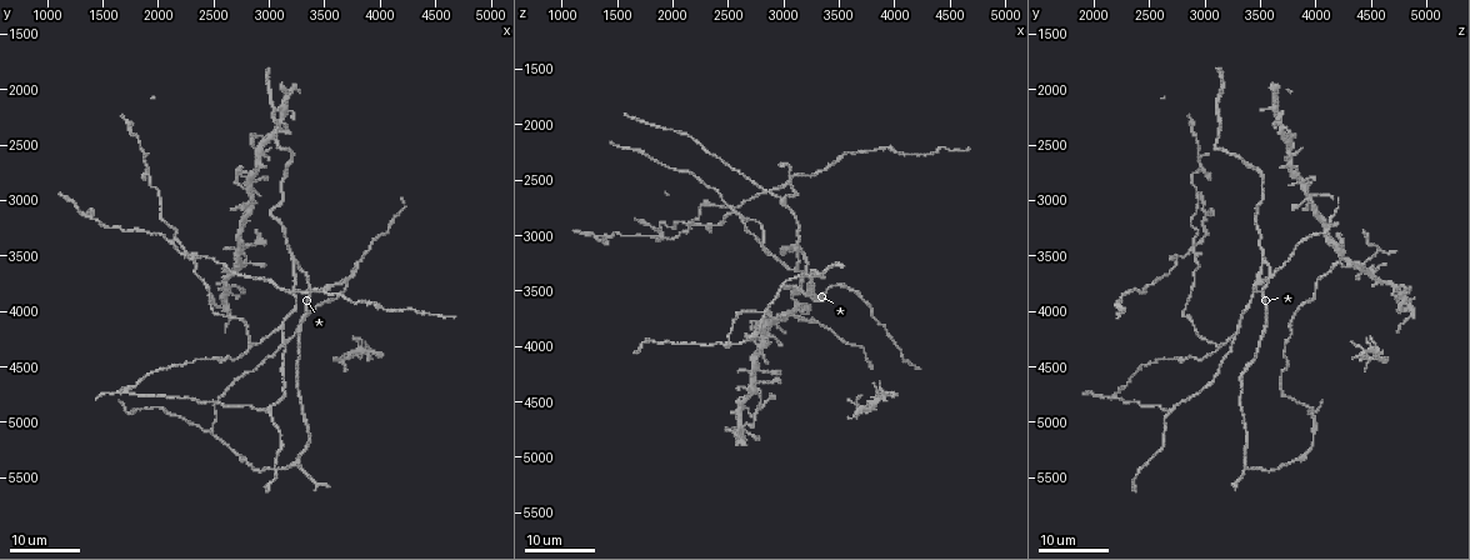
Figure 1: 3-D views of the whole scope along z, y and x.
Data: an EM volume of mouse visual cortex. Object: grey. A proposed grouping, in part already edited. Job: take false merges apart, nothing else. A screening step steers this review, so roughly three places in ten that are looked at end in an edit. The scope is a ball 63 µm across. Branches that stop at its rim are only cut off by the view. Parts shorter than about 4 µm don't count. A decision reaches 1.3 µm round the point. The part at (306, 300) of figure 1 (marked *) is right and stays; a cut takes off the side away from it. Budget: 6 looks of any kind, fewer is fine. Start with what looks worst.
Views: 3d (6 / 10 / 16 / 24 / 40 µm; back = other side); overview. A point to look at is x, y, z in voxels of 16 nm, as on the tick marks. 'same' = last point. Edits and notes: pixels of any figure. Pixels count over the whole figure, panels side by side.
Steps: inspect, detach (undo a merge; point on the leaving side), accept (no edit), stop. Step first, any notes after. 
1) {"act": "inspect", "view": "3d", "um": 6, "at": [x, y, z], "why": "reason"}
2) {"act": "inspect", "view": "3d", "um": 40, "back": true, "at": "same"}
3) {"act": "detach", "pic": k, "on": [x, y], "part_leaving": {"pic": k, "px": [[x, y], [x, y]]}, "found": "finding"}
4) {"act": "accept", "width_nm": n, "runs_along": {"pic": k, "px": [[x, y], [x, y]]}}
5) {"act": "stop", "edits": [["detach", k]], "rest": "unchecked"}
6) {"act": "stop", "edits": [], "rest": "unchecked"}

{"act": "inspect", "view": "3d", "um": 24, "at": [2200, 3420, 2920]}

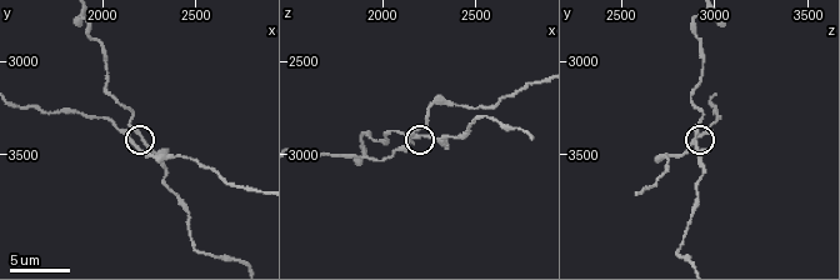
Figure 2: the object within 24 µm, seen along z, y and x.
{"act": "inspect", "view": "3d", "um": 6, "at": [2220, 3420, 2900]}

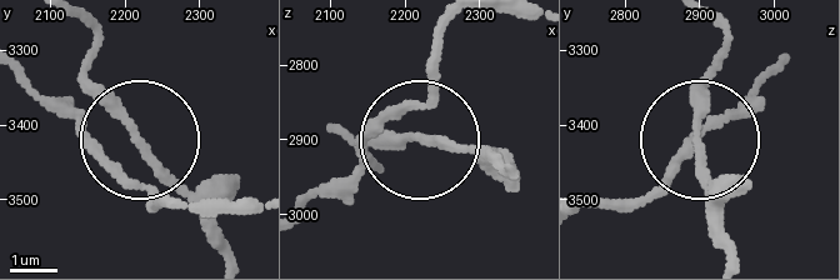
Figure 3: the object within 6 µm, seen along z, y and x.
{"act": "accept", "arms": 4, "found": "continuous, no second cell"}

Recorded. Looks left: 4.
{"act": "inspect", "view": "3d", "um": 24, "at": [3620, 3880, 4000]}

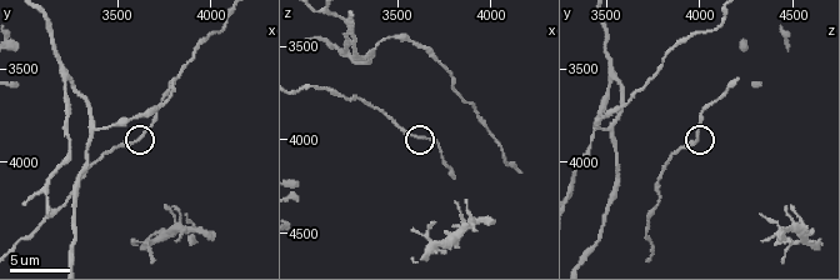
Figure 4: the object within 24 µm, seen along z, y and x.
{"act": "inspect", "view": "3d", "um": 10, "at": [3620, 3880, 4000]}

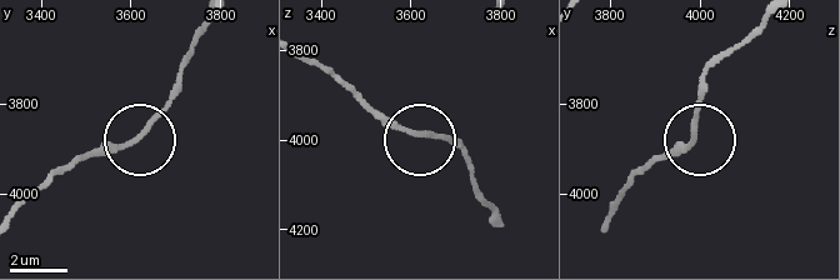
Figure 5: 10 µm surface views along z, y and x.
{"act": "accept", "runs_along": {"pic": 5, "px": [[605, 221], [638, 174], [695, 140], [698, 88]]}, "found": "all the same cell"}

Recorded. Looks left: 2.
{"act": "inspect", "view": "3d", "um": 10, "at": [3380, 3820, 3500], "why": "branch point"}

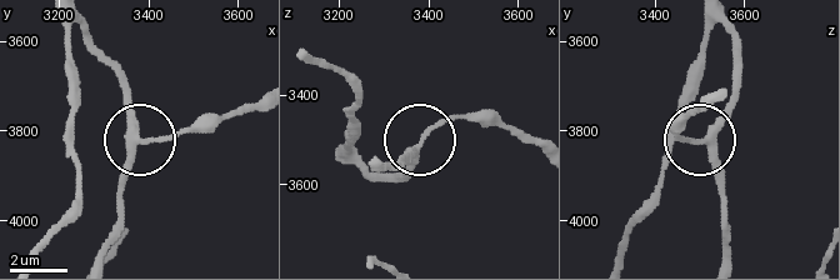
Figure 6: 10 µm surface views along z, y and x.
{"act": "inspect", "view": "3d", "um": 6, "at": [3380, 3825, 3505]}

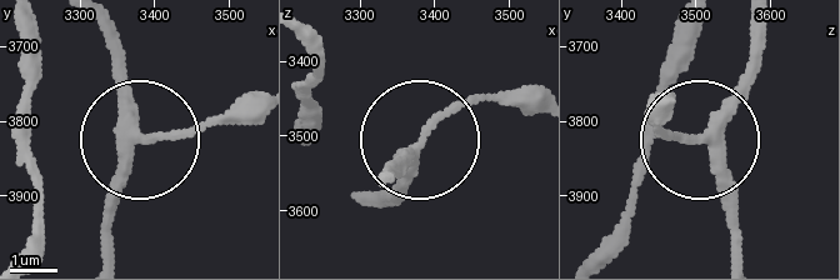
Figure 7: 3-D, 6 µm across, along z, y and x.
{"act": "accept", "width_nm": 260, "runs_along": {"pic": 7, "px": [[731, 194], [708, 150], [651, 126]]}, "found": "one cell here"}

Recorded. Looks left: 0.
{"act": "stop", "edits": [], "rest": "unchecked"}

